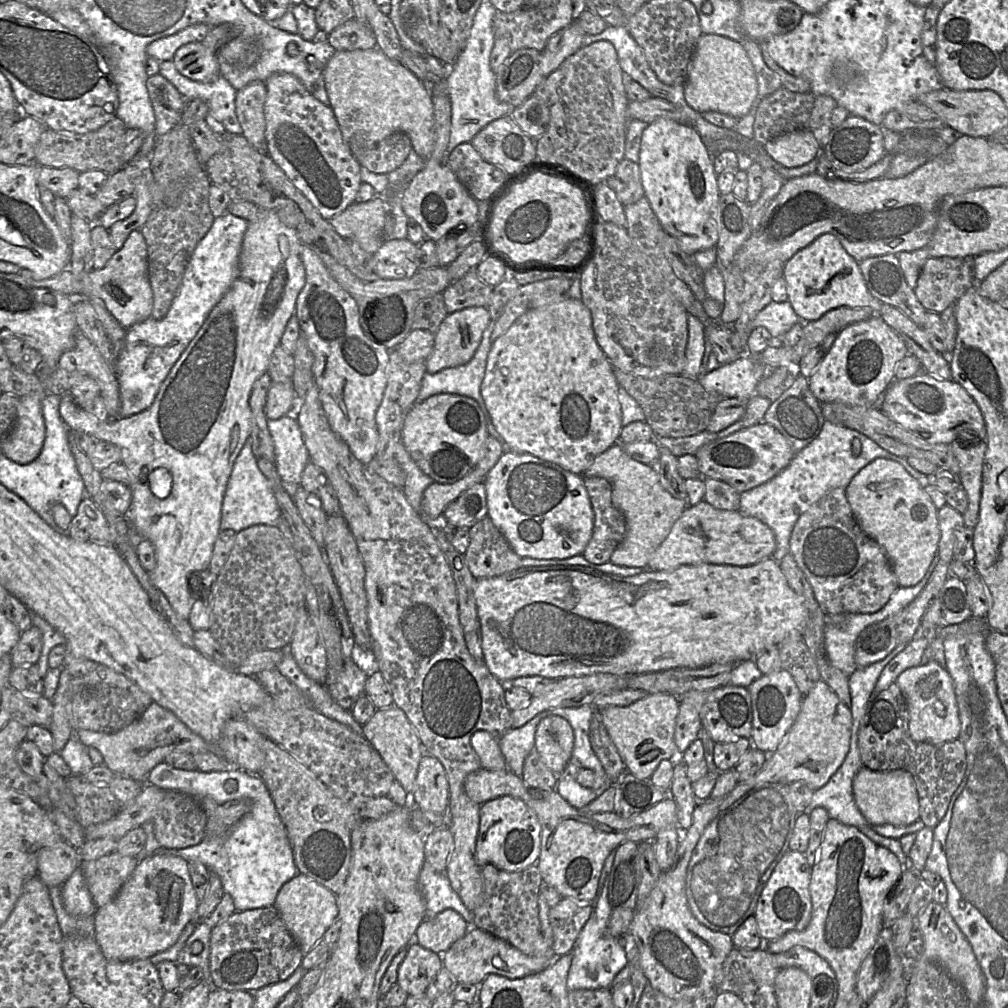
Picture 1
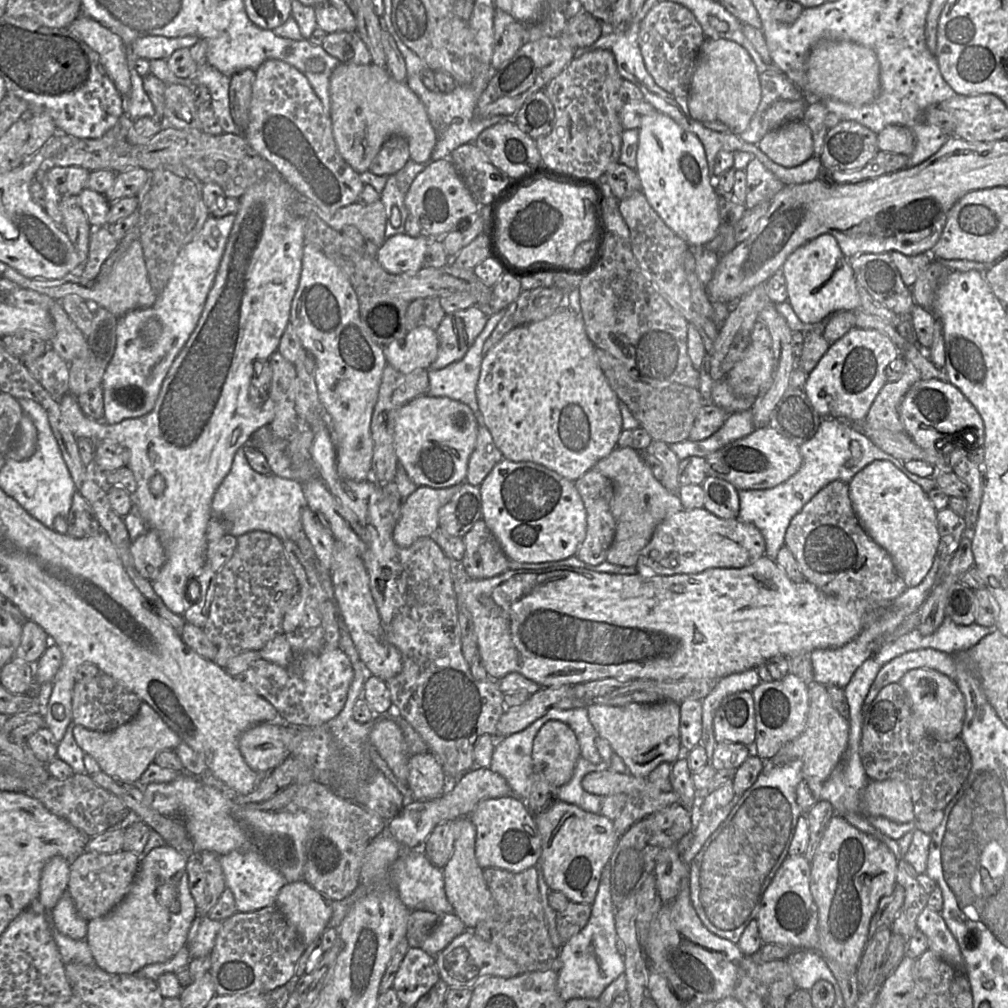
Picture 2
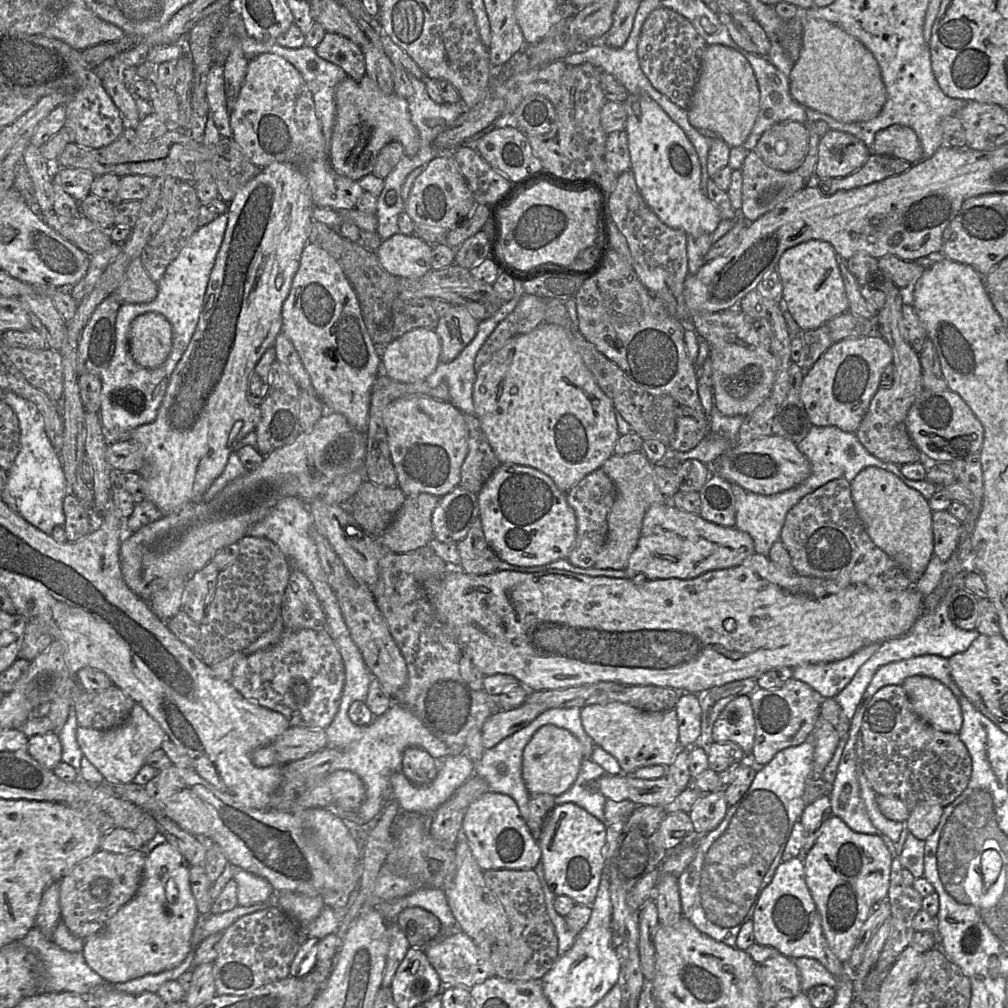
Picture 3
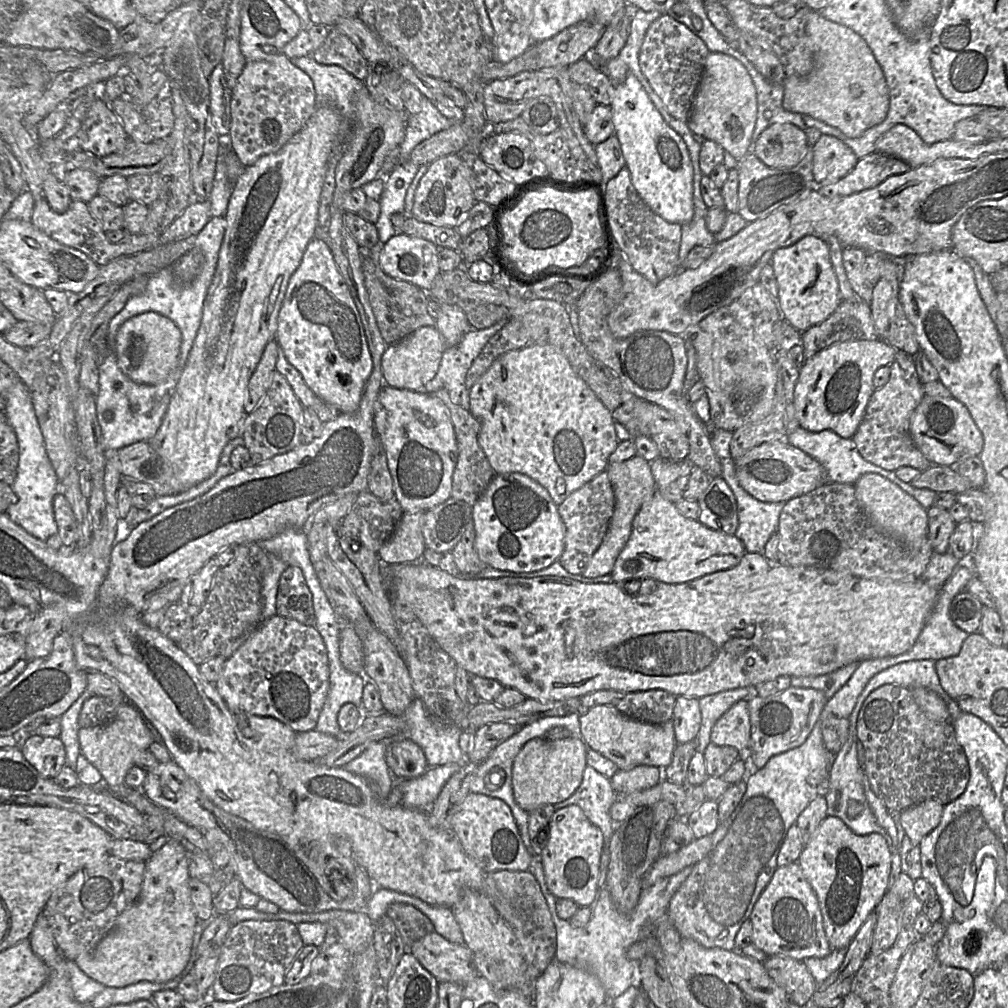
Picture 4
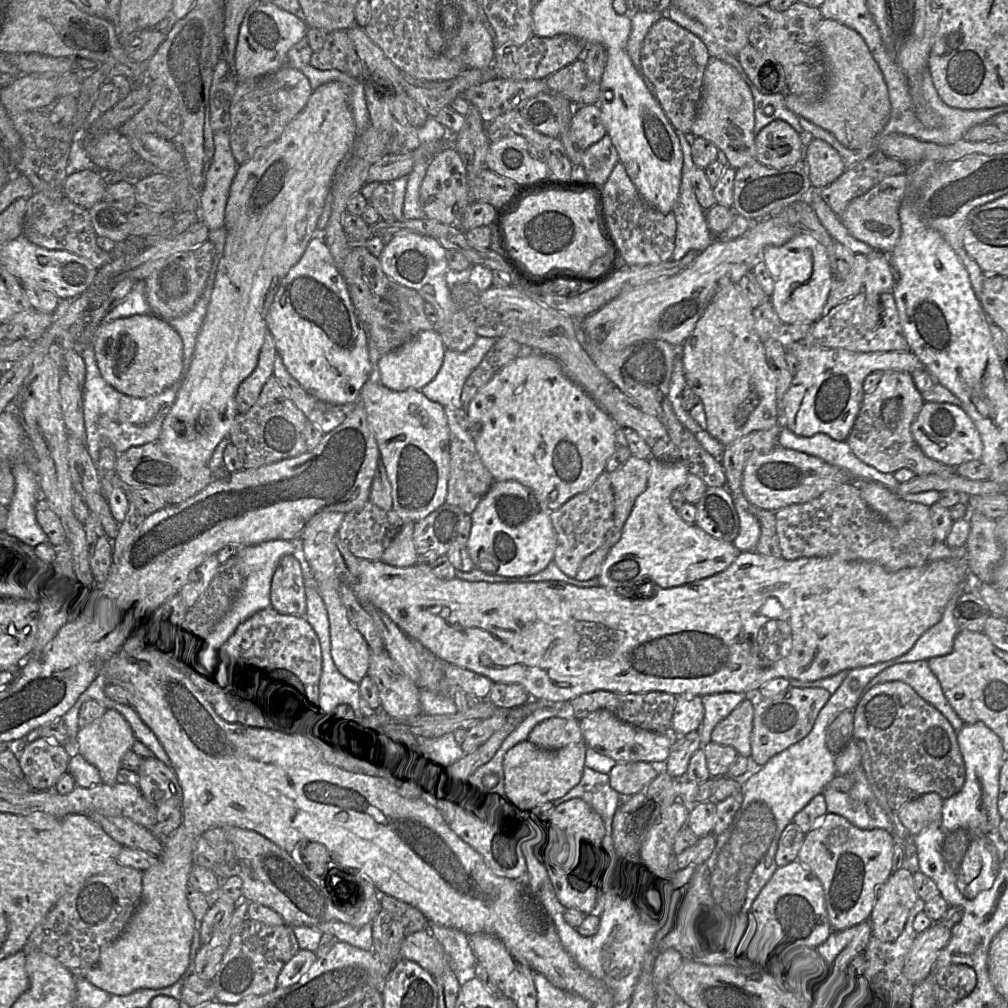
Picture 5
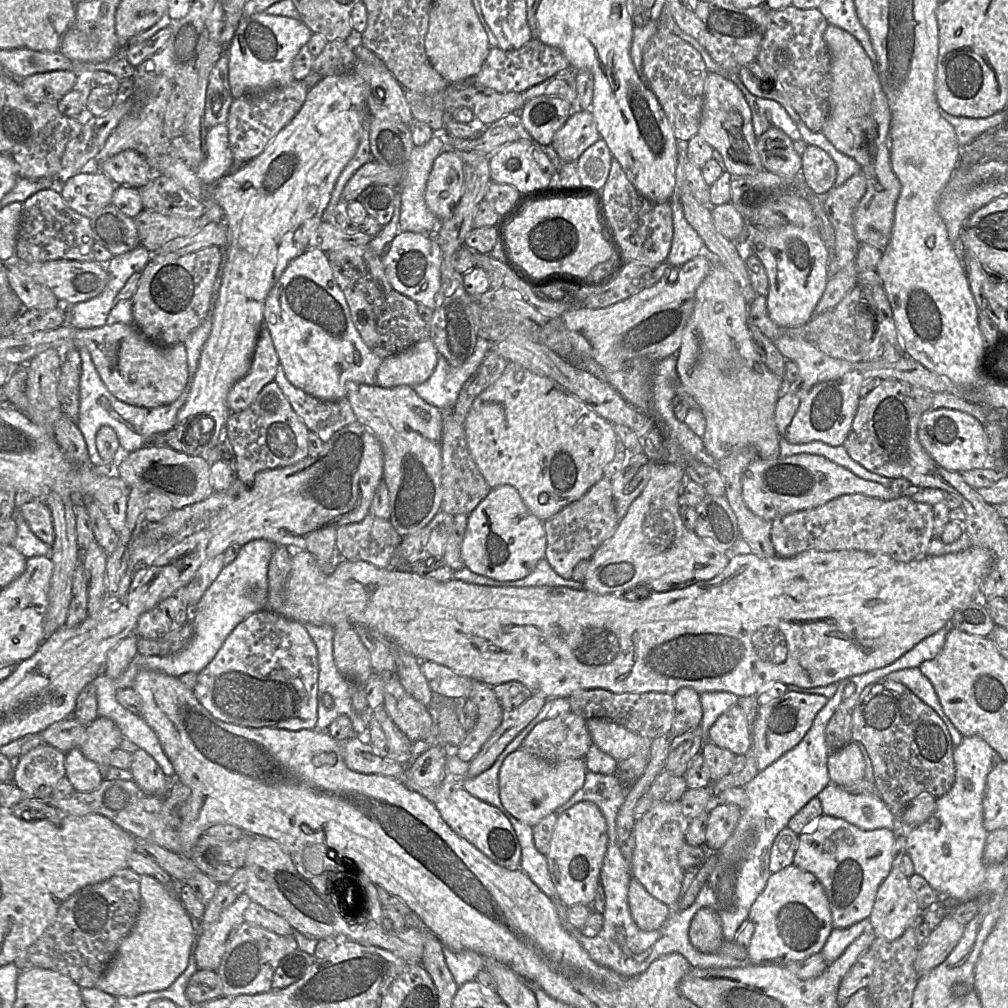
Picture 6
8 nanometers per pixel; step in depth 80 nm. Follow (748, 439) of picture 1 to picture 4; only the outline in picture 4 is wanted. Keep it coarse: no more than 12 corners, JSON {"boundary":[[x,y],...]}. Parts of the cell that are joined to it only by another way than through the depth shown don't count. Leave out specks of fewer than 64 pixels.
{"boundary":[[787,440],[735,460],[762,502],[787,502],[827,483],[823,466]]}

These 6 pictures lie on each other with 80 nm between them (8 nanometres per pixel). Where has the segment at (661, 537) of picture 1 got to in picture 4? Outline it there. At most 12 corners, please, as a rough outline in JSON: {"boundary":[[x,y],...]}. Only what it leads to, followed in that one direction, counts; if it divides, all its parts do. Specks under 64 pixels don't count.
{"boundary":[[637,454],[609,463],[616,505],[607,534],[583,572],[612,572],[636,514],[656,491]]}

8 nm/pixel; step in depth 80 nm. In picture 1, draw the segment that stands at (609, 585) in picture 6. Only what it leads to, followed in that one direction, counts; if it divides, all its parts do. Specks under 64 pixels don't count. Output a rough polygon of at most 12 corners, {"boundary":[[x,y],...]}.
{"boundary":[[703,500],[686,508],[647,569],[748,566],[774,532]]}

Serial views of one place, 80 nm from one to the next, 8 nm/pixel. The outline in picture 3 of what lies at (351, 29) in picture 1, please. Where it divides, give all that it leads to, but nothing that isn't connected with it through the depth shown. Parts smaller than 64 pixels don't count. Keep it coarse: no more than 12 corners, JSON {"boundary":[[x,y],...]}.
{"boundary":[[326,33],[315,50],[348,77],[366,75],[364,52],[349,38]]}

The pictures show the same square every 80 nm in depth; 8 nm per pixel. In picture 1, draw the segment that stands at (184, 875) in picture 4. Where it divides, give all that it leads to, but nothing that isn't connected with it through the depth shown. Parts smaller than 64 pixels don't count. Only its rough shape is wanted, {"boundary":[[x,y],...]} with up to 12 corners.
{"boundary":[[144,856],[93,915],[109,960],[177,941],[198,903],[185,859]]}

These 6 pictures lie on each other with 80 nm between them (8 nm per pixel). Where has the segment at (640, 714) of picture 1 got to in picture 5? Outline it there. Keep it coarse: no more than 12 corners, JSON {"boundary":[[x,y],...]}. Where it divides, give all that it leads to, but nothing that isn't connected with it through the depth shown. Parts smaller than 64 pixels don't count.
{"boundary":[[598,709],[579,720],[589,748],[617,763],[664,762],[671,733]]}

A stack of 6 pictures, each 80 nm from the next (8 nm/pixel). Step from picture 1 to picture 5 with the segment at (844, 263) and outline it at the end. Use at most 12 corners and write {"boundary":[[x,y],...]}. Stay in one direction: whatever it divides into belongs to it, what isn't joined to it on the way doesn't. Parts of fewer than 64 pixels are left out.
{"boundary":[[798,233],[768,246],[770,302],[785,324],[825,314],[826,248]]}

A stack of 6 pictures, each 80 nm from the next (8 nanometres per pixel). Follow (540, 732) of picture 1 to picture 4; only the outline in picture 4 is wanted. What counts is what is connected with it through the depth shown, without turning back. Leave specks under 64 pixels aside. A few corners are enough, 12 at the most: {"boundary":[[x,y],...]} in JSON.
{"boundary":[[581,737],[526,742],[512,766],[529,812],[570,797],[582,781]]}

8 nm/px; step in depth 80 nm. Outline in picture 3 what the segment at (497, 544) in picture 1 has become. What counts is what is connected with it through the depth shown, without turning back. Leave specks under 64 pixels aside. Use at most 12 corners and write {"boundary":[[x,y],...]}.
{"boundary":[[480,518],[457,543],[461,570],[469,575],[498,571]]}

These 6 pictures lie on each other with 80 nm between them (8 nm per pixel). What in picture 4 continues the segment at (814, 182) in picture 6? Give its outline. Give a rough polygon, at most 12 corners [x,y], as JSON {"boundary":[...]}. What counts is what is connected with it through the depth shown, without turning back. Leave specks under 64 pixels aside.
{"boundary":[[822,134],[813,145],[813,180],[835,183],[858,160],[844,142]]}

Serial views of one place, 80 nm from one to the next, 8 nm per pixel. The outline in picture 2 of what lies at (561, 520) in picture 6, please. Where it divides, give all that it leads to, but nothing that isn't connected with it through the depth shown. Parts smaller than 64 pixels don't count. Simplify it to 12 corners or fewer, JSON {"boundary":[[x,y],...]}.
{"boundary":[[590,469],[575,482],[587,513],[575,556],[606,561],[616,523],[613,483]]}

